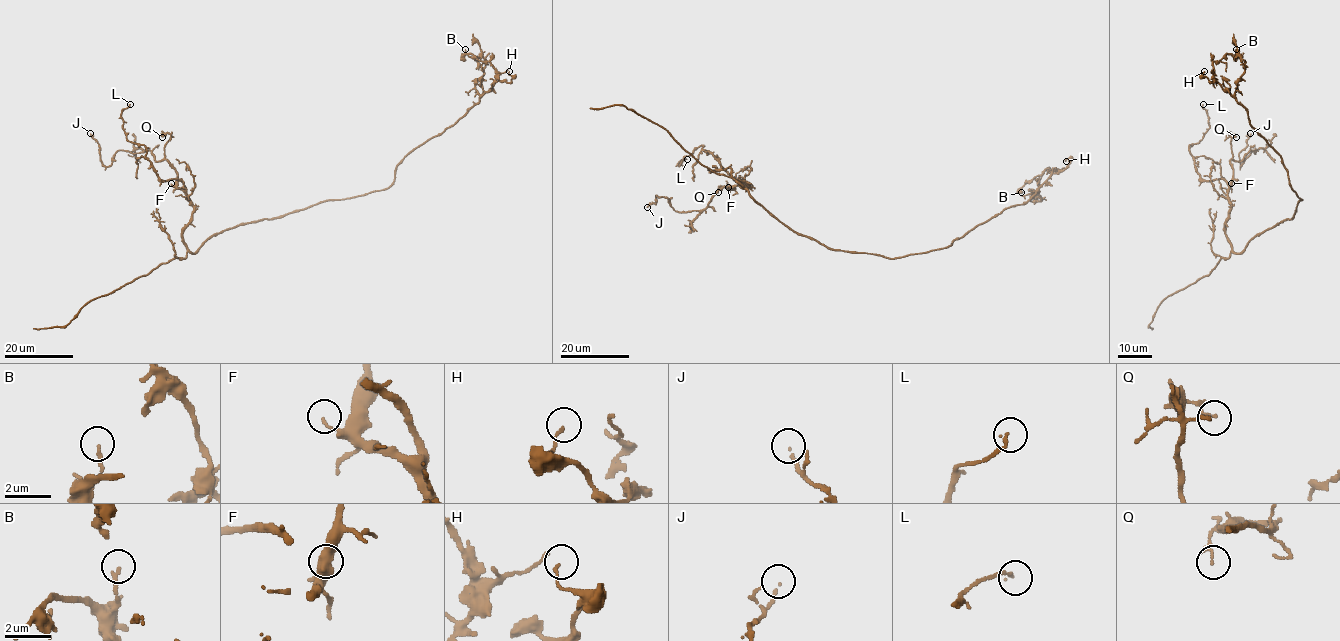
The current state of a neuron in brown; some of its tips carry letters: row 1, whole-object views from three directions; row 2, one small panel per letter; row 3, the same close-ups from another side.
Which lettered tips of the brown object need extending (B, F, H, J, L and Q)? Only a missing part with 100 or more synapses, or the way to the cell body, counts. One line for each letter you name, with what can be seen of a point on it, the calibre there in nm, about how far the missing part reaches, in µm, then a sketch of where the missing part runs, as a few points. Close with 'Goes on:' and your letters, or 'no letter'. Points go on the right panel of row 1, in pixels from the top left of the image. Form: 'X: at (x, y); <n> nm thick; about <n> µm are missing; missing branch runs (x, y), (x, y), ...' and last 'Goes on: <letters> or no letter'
Goes on: no letter

